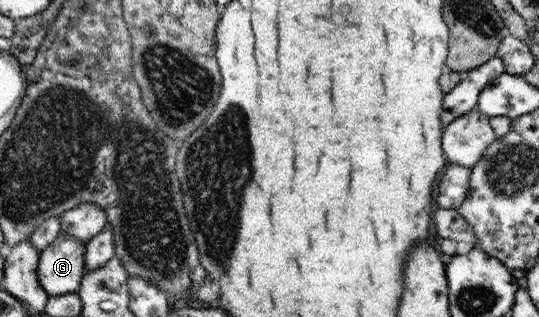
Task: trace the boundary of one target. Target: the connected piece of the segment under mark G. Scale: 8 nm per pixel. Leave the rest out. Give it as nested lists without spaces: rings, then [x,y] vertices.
[[[60,234],[40,252],[38,278],[49,296],[62,296],[81,288],[86,274],[85,242]]]

